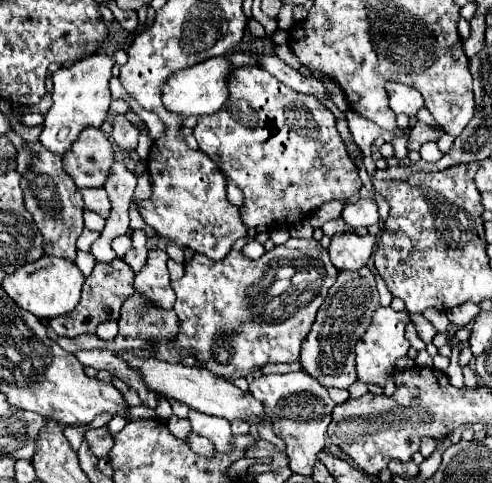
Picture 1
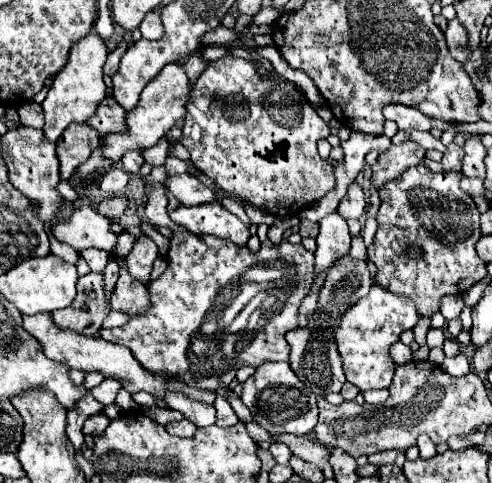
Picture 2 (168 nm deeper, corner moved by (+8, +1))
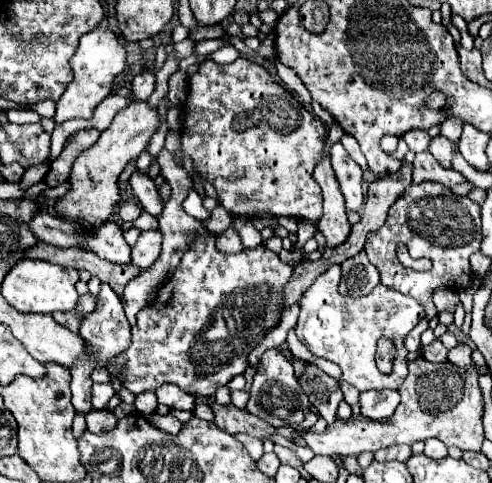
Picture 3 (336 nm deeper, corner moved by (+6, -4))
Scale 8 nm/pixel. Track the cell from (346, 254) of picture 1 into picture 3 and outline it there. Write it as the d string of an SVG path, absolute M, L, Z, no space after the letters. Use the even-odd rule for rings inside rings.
M324 157L314 169L314 179L322 187L324 195L324 215L318 221L318 231L326 237L326 247L338 247L350 237L350 223L344 211L344 199L330 165L330 159Z

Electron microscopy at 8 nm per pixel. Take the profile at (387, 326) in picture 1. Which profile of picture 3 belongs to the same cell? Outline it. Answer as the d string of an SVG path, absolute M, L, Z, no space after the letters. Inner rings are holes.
M330 267L324 275L320 275L302 295L300 299L300 317L296 323L298 339L316 355L328 361L334 361L342 369L344 381L354 385L358 391L370 389L398 389L408 375L406 369L406 349L404 337L426 317L422 305L416 299L406 297L390 287L376 285L370 295L360 299L350 299L338 295L340 283L340 267ZM380 337L388 337L396 347L394 367L390 373L382 373L376 367L376 343Z

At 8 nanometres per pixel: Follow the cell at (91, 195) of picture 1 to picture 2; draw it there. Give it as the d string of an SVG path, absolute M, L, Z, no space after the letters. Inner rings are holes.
M112 196L112 198L104 198L104 200L100 202L100 206L98 206L98 212L114 220L114 218L122 216L122 214L128 210L128 204L130 204L130 200L128 200L126 196Z

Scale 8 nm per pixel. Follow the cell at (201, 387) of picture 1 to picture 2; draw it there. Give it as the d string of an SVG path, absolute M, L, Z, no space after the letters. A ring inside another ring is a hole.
M42 312L42 314L34 314L34 316L22 316L24 320L24 330L28 330L30 336L34 336L40 346L42 346L42 352L48 354L50 360L56 360L56 362L62 362L66 364L68 368L76 368L76 370L82 370L82 372L100 372L104 374L106 378L114 378L122 384L124 390L128 390L130 394L132 392L138 392L138 390L146 390L150 392L152 396L156 398L162 398L164 396L164 390L180 390L184 394L188 394L190 398L196 398L200 402L208 402L212 404L216 394L208 392L208 390L188 390L186 386L180 386L180 382L160 382L160 378L156 378L154 374L148 374L148 370L144 370L136 358L132 358L132 352L120 344L112 344L112 342L106 342L104 338L100 336L84 336L84 334L78 334L74 330L64 330L64 328L58 328L54 322L52 322L52 316Z

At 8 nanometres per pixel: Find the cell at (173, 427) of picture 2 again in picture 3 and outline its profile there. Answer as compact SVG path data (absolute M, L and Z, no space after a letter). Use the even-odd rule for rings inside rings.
M154 413L152 417L148 417L150 419L150 423L154 423L158 429L162 429L162 431L166 431L166 433L170 433L170 435L176 435L176 431L182 427L182 423L176 419L176 417L172 417L172 415L158 415L158 413Z

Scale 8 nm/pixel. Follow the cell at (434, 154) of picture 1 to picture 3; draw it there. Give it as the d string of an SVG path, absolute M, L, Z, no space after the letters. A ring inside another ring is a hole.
M442 135L434 137L428 149L430 149L430 153L436 157L436 161L438 161L442 167L450 169L450 161L452 161L452 143L450 143L446 137L442 137Z

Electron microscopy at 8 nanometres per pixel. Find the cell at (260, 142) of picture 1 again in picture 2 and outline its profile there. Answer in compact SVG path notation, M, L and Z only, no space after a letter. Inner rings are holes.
M224 56L208 62L192 86L180 142L188 148L192 164L212 178L224 192L232 190L256 208L276 218L294 216L304 206L320 200L334 188L334 172L328 160L318 156L318 140L330 136L330 126L316 114L312 104L290 82L270 80L256 72L254 62Z

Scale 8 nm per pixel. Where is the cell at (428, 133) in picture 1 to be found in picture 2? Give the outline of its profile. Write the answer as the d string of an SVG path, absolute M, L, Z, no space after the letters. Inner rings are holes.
M404 142L400 146L392 146L388 152L382 152L378 162L372 166L372 184L380 190L386 182L400 178L404 170L410 166L418 166L424 160L426 150L416 142Z

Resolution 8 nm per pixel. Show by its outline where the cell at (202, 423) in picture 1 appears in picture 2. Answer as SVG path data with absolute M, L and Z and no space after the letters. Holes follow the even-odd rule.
M166 392L164 394L164 402L172 408L184 414L184 418L188 418L190 422L194 422L196 426L210 426L216 420L216 410L212 404L204 404L198 400L188 398L186 394L180 392Z

